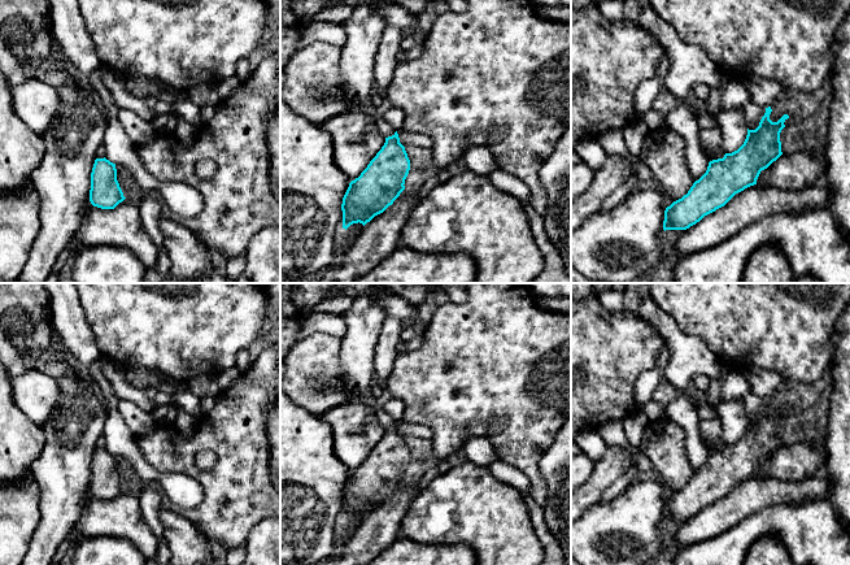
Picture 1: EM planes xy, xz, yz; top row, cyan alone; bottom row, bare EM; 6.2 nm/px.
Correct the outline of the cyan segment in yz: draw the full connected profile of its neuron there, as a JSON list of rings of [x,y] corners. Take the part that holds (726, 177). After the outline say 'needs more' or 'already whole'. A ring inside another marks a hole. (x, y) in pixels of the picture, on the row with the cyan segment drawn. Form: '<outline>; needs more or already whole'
[[[766,108],[759,126],[747,129],[744,144],[723,158],[709,162],[706,173],[693,183],[686,195],[664,210],[663,230],[686,230],[705,216],[724,207],[736,194],[757,184],[762,170],[781,155],[780,132],[789,118],[770,119],[772,109]]]; already whole

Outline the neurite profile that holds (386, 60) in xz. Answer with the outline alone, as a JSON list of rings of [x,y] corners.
[[[389,25],[385,26],[375,56],[374,68],[375,84],[383,95],[388,88],[398,64],[397,55],[401,52],[400,44],[402,38],[401,29]]]

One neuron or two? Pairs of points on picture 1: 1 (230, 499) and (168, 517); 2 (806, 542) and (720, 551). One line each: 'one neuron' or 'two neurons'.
1: two neurons
2: one neuron

